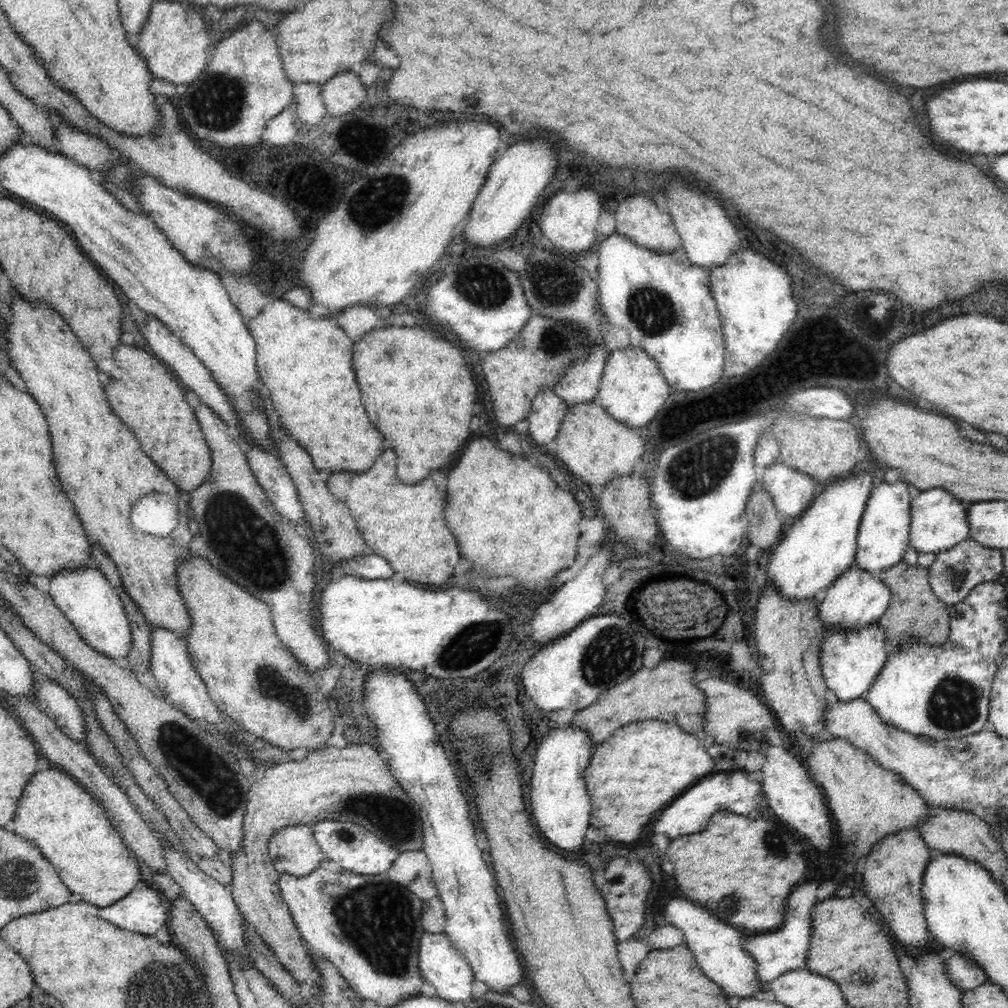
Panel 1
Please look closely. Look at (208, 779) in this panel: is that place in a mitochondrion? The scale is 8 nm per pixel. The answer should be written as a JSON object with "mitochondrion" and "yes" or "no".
{"mitochondrion":"yes"}

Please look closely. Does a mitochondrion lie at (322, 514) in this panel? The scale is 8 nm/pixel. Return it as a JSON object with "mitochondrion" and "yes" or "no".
{"mitochondrion":"no"}

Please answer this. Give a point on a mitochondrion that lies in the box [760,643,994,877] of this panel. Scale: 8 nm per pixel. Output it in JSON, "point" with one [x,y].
{"point":[954,704]}

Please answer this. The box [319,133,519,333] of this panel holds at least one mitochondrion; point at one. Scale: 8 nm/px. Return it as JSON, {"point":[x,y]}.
{"point":[383,203]}

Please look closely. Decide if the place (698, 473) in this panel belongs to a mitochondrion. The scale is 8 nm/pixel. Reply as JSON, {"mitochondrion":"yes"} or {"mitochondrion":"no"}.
{"mitochondrion":"yes"}

